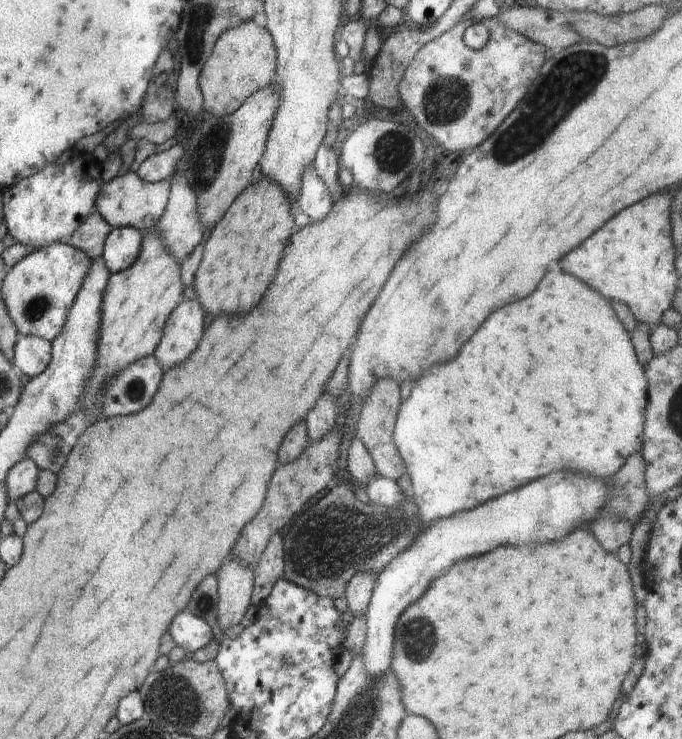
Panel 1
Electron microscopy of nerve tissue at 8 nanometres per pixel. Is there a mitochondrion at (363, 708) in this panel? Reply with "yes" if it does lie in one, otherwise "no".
yes

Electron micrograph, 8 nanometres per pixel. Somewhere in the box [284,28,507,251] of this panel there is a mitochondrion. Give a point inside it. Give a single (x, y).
(444, 102)

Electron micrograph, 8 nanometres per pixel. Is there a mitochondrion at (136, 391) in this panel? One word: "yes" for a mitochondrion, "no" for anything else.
yes

